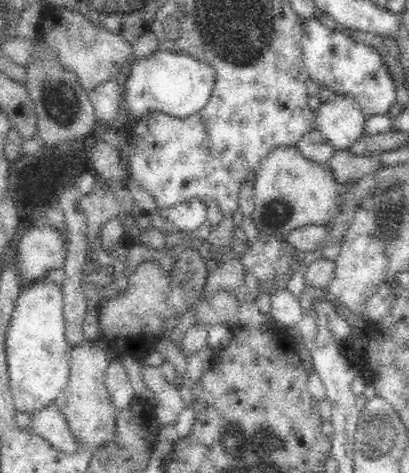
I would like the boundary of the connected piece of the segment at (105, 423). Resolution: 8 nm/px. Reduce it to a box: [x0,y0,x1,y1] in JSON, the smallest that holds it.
[56,338,118,448]

